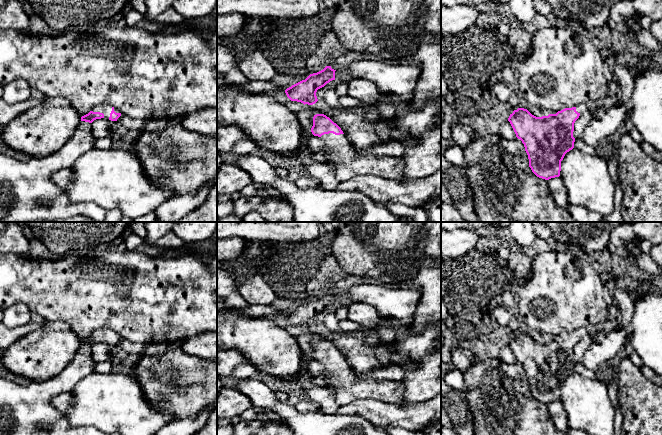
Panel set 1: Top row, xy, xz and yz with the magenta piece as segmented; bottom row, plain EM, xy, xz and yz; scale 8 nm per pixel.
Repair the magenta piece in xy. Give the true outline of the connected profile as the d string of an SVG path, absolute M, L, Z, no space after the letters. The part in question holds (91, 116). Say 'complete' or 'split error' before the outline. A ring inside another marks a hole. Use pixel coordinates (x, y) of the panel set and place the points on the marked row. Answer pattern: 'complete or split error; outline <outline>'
split error; outline M101 104L95 106L88 114L81 117L81 121L92 123L96 119L106 118L111 121L117 121L121 116L118 109L109 104Z

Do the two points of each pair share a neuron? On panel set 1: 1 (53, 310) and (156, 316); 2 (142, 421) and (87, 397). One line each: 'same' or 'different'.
1: same
2: same

